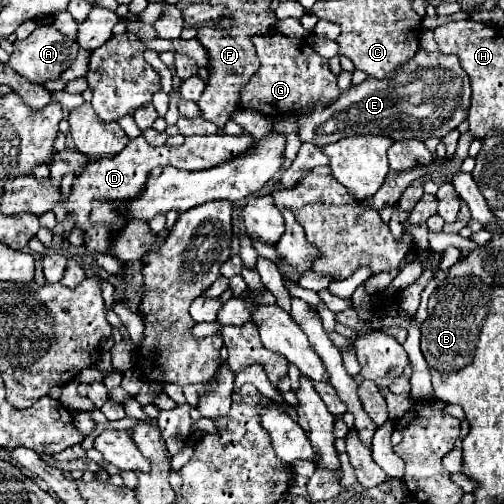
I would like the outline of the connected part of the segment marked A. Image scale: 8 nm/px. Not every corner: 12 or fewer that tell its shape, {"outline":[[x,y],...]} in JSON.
{"outline":[[53,26],[15,40],[9,66],[35,84],[57,80],[77,42]]}

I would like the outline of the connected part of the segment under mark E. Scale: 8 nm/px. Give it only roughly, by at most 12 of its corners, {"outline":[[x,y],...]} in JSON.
{"outline":[[419,50],[297,120],[301,142],[443,138],[469,112],[455,54]]}

